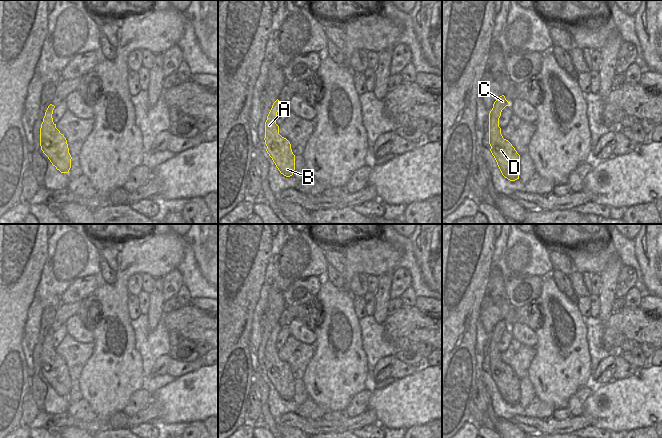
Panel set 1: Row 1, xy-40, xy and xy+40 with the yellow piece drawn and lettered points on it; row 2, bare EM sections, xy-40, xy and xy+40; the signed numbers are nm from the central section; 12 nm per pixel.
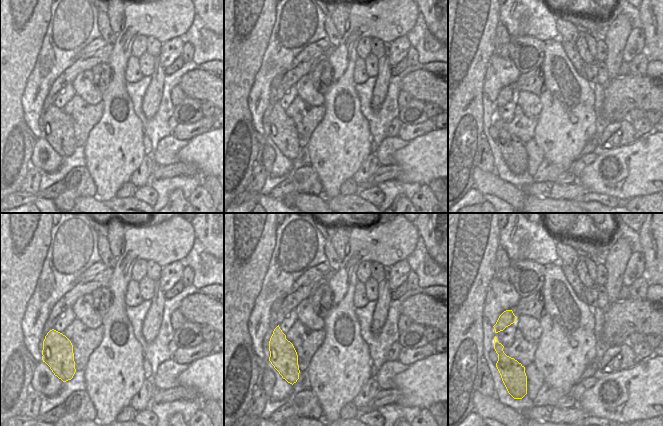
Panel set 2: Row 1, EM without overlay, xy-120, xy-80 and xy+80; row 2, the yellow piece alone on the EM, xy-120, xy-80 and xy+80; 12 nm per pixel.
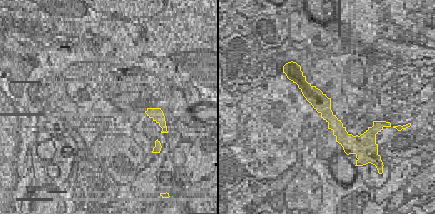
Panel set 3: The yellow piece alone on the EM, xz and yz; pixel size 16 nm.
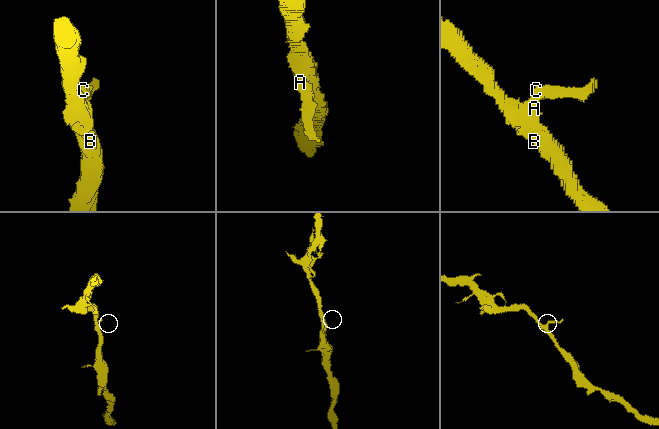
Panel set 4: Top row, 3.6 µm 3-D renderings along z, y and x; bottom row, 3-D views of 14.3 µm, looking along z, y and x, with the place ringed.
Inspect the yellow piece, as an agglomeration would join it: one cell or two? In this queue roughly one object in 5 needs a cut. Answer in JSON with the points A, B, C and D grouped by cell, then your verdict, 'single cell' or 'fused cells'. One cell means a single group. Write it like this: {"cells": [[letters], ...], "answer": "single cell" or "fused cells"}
{"cells": [["A", "B", "C", "D"]], "answer": "single cell"}

